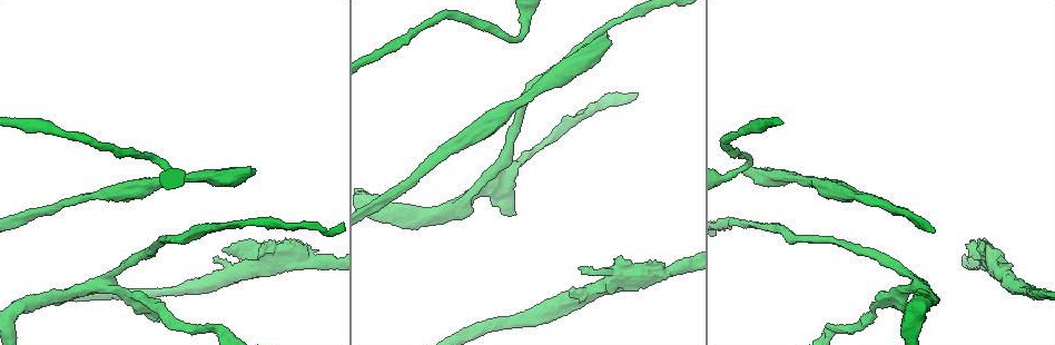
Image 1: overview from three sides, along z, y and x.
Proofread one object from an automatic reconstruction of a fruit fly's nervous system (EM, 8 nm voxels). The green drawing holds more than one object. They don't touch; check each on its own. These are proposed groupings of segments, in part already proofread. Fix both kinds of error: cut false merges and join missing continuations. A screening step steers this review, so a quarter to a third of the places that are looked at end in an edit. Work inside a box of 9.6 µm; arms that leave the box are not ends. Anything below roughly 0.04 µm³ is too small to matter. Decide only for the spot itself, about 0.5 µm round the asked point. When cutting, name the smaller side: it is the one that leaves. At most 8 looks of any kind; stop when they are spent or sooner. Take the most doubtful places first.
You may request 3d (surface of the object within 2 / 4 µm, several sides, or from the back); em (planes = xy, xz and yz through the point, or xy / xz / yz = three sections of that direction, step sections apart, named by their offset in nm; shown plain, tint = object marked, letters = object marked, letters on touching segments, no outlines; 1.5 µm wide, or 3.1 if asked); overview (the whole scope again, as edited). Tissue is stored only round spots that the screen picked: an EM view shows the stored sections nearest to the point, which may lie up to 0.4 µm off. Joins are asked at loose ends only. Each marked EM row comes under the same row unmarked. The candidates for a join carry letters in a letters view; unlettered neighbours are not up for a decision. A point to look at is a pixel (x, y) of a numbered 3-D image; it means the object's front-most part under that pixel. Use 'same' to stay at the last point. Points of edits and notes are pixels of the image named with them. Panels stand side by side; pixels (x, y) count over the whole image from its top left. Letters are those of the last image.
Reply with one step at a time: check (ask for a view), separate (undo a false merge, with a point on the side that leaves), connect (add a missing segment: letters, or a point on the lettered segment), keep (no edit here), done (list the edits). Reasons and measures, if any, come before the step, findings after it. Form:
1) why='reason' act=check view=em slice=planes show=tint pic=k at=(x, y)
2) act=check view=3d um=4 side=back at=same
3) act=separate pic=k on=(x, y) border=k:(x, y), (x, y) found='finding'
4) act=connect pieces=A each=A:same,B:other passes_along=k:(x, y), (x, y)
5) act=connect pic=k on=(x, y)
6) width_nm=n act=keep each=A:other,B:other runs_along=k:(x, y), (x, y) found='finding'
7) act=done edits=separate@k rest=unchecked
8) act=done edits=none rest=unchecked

why='free end' act=check view=3d um=2 pic=1 at=(251, 168)

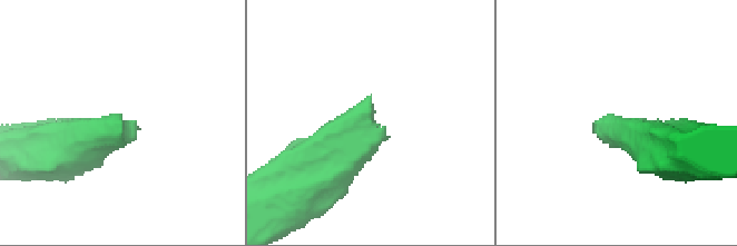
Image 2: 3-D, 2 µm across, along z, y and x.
act=check view=em slice=yz step=8 show=tint pic=2 at=(121, 126)

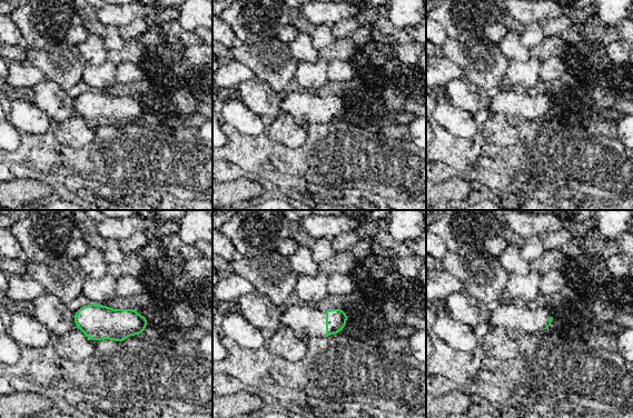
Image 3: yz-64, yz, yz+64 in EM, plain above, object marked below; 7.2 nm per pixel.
why='cut it another way' act=check view=em slice=planes show=letters at=same

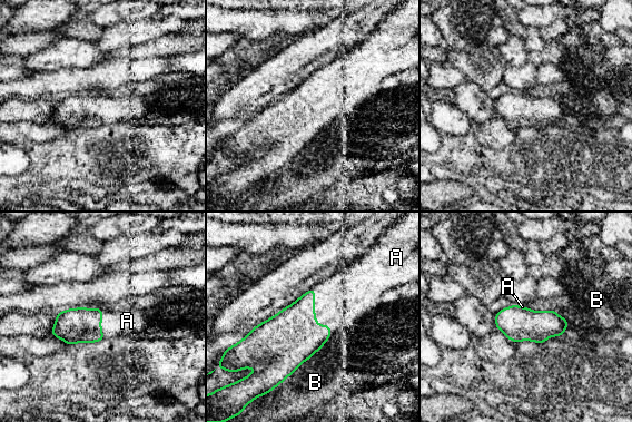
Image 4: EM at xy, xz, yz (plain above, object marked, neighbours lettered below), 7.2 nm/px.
longest_contact=B:460nm act=connect pieces=A each=A:same,B:other passes_along=4:(288, 339), (315, 317), (342, 300) found='the cell continues'

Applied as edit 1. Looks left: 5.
act=check view=em slice=planes show=tint pic=1 at=(158, 322)

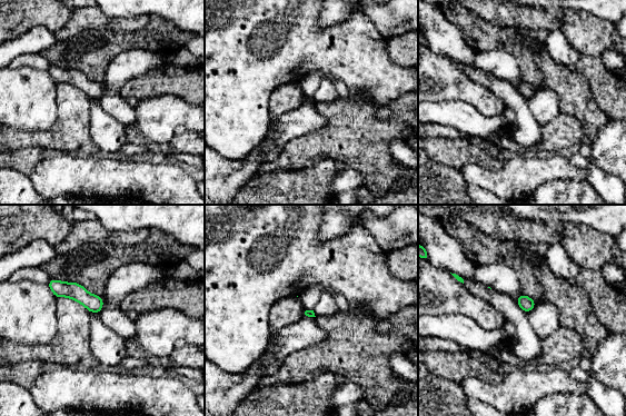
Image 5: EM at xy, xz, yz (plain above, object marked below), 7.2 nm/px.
act=check view=em slice=planes show=letters at=same

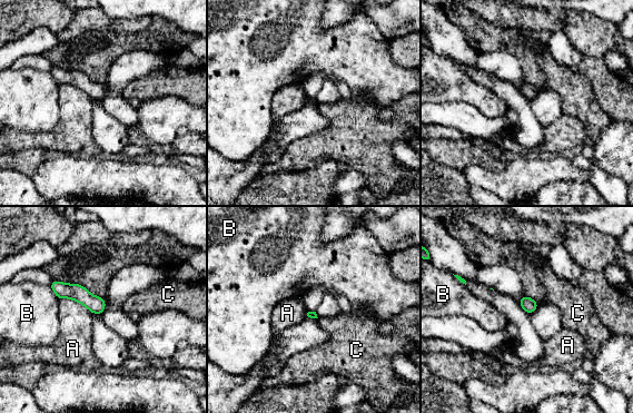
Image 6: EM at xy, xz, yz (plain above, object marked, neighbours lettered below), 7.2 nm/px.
act=keep each=A:other,B:other,C:other found='none of them fits'

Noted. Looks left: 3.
why='arms part here' act=check view=3d um=2 pic=1 at=(457, 209)

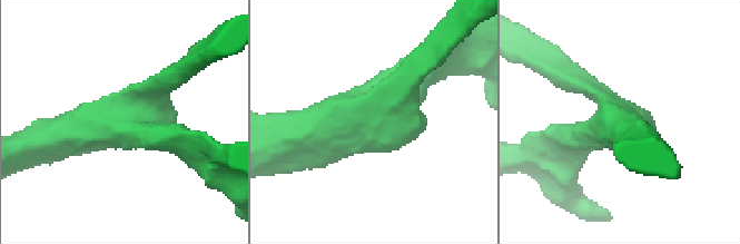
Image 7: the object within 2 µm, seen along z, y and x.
why='shape alone is not enough' act=check view=em slice=yz step=8 show=tint pic=7 at=(373, 113)

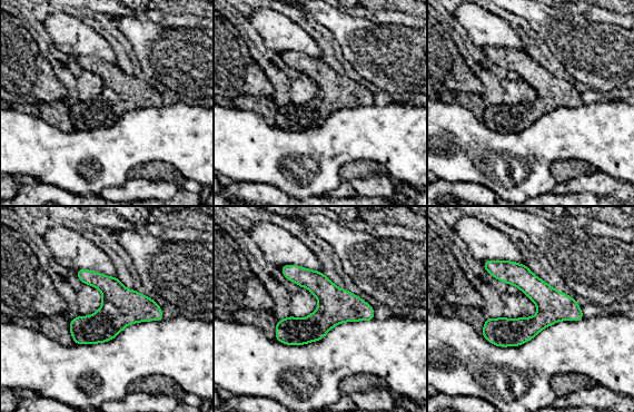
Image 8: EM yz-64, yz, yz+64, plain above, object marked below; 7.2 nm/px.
act=check view=em slice=yz step=8 show=letters at=same

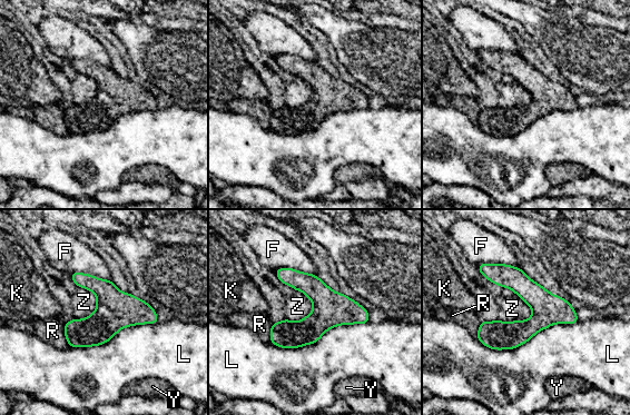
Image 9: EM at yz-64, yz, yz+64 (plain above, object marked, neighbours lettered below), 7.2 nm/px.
longest_contact=L:700nm act=keep each=F:other,K:other,L:other,R:other,Y:other,Z:other border=9:(368, 320), (296, 347), (272, 344) found='one cell here'

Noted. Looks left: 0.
act=done edits=connect@4 rest=unchecked

